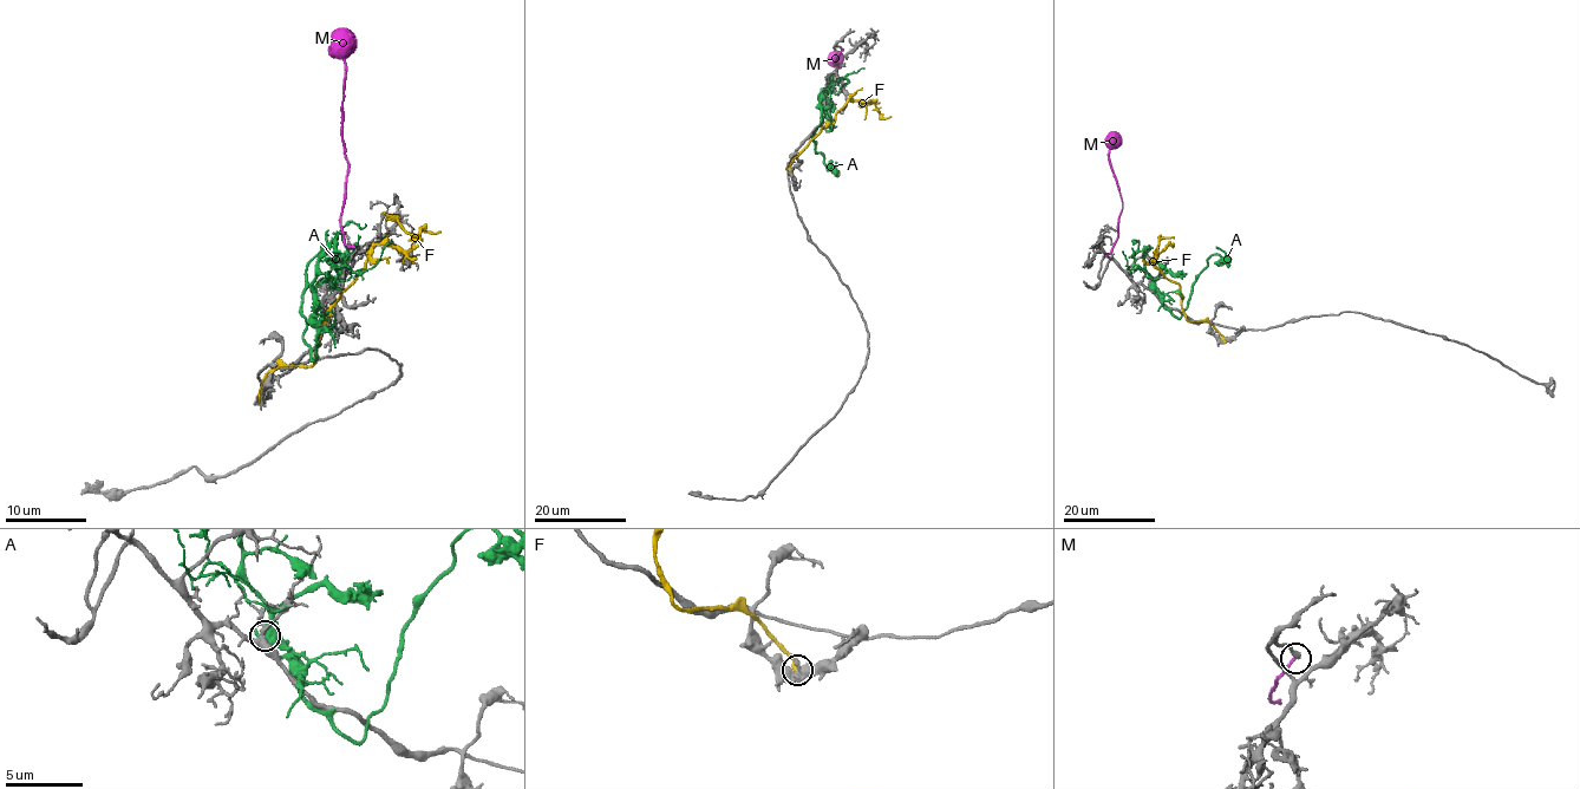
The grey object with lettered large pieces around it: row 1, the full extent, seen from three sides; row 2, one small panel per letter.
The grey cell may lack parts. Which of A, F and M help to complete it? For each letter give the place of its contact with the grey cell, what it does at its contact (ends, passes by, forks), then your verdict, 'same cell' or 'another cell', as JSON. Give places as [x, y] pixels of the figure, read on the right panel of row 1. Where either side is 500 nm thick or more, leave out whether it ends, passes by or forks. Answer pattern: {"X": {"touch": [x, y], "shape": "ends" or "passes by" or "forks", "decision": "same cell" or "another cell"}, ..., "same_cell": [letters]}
{"A": {"touch": [1151, 287], "decision": "another cell"}, "F": {"touch": [1223, 339], "shape": "ends", "decision": "another cell"}, "M": {"touch": [1104, 254], "shape": "ends", "decision": "another cell"}, "same_cell": []}

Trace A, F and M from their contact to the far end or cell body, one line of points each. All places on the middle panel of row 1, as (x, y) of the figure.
A: (822, 97), (821, 118), (813, 132), (814, 150), (836, 174), (837, 162)
F: (789, 169), (790, 162), (821, 128), (834, 122), (835, 115), (849, 98), (879, 103), (866, 106), (864, 119)
M: (842, 51), (835, 63), (839, 67), (837, 54), (834, 60)

